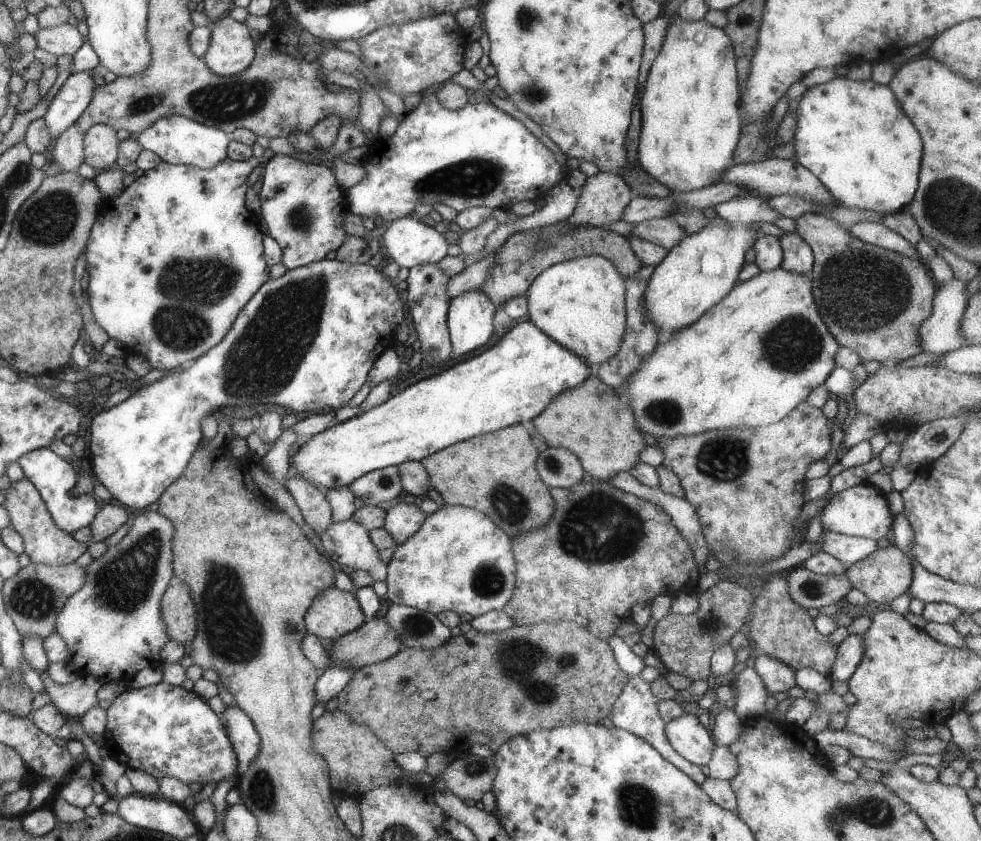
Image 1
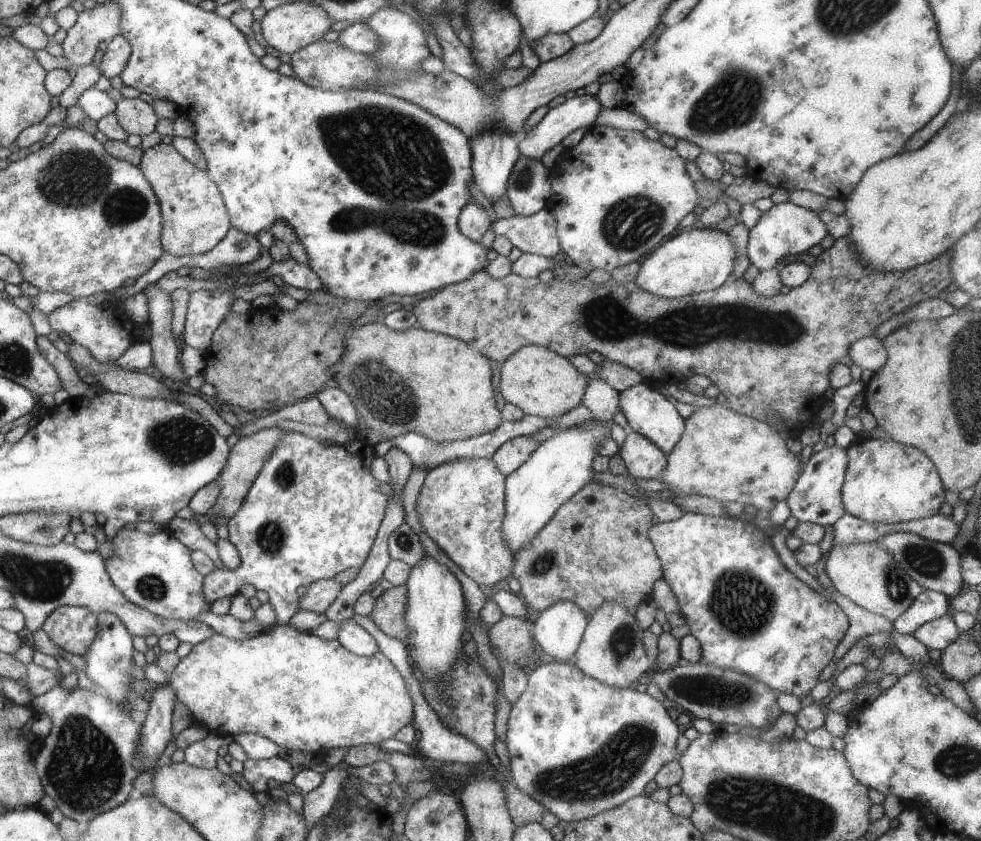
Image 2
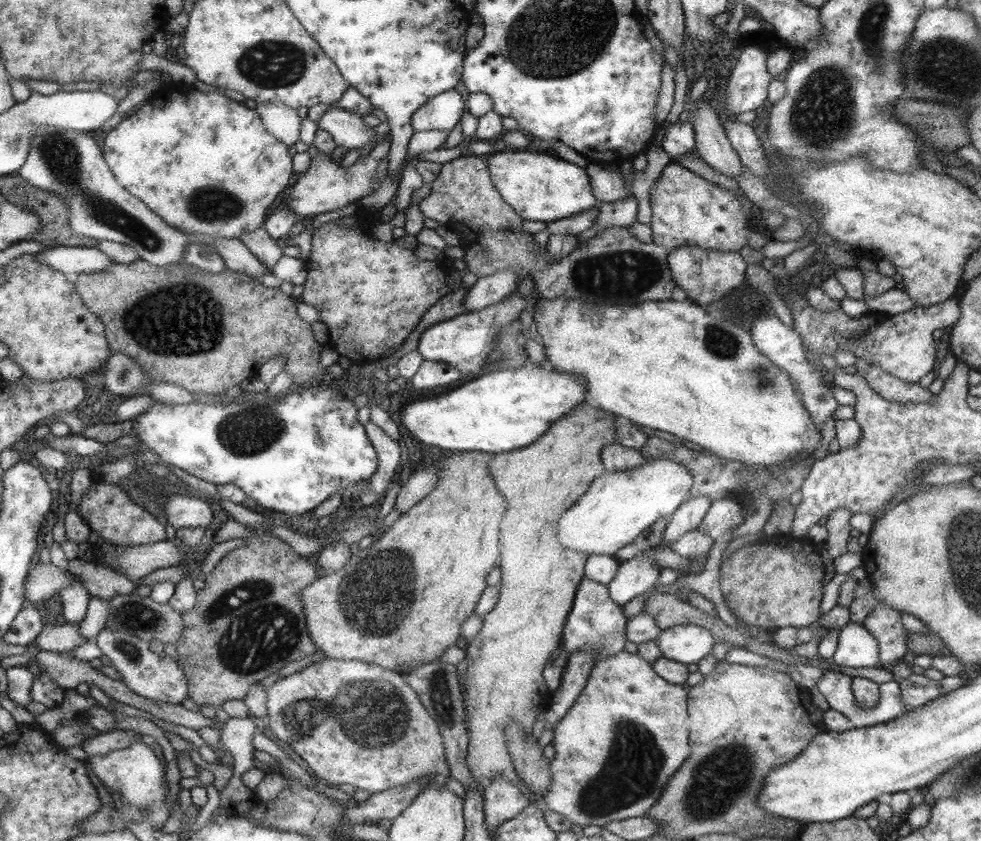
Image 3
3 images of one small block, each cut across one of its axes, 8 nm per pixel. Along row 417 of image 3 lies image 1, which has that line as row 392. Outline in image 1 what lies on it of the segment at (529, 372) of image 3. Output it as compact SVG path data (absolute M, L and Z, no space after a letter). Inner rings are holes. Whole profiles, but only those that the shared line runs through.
M519 322L499 340L499 344L493 344L489 350L461 364L455 364L447 372L411 384L409 388L401 386L393 392L393 396L387 402L379 404L377 408L361 416L353 416L351 420L345 420L337 426L331 424L327 430L311 436L291 456L291 474L297 474L299 478L311 482L321 492L325 492L337 486L349 486L351 482L373 470L383 470L405 462L421 462L423 458L457 442L481 434L491 434L515 424L527 426L547 408L547 404L553 402L555 396L559 396L565 390L573 390L591 374L595 374L595 370L589 362L577 358L577 354L565 350L559 342L553 342L553 338L541 332L533 322Z

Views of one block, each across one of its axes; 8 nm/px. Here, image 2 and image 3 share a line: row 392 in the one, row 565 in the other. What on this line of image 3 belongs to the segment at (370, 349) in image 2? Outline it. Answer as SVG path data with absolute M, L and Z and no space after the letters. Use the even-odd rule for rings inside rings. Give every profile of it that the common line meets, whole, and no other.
M453 452L449 456L441 456L435 462L437 468L437 482L431 488L431 492L427 494L427 498L423 498L419 504L415 504L413 508L409 508L401 518L397 518L393 522L391 528L383 530L373 544L367 550L359 550L355 556L349 558L347 566L343 566L339 572L323 576L319 580L315 580L315 584L309 584L303 592L299 592L299 598L303 602L303 610L307 614L307 626L309 626L309 634L311 640L317 646L317 652L325 654L327 658L333 660L361 660L373 666L383 666L385 670L397 672L397 668L401 666L423 666L423 664L431 664L433 660L437 660L449 646L455 646L455 640L461 634L461 626L463 622L473 616L475 608L479 606L481 594L487 590L487 576L491 572L493 566L497 566L499 558L501 558L501 546L499 546L499 522L503 518L503 512L507 510L507 502L501 496L501 492L497 492L495 488L495 480L491 474L487 474L487 466L493 460L495 454L483 454L483 452Z

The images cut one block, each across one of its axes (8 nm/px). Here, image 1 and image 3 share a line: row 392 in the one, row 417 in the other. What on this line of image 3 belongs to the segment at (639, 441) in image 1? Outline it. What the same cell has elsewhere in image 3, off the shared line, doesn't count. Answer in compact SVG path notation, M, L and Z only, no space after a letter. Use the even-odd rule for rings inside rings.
M583 400L555 420L527 448L495 454L489 462L489 474L505 498L507 510L499 522L499 600L489 616L481 618L481 630L467 646L465 712L469 714L469 746L465 756L473 778L487 782L501 774L529 796L529 800L533 800L533 794L515 774L507 752L505 728L517 722L517 728L523 728L523 736L527 738L539 712L553 698L541 672L547 658L557 648L563 648L563 622L575 600L575 590L585 578L583 572L589 558L559 546L557 522L589 490L591 482L605 474L601 452L605 444L615 442L617 416L591 408Z

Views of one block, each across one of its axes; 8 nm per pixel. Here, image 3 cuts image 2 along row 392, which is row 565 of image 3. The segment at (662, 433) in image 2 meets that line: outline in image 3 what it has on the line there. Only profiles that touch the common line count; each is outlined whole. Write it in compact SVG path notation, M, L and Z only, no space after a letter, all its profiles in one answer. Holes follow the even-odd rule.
M647 554L623 562L615 572L615 578L607 586L609 598L619 608L625 606L625 602L629 602L631 598L639 598L653 586L659 586L659 572L661 566L657 566L657 562Z

